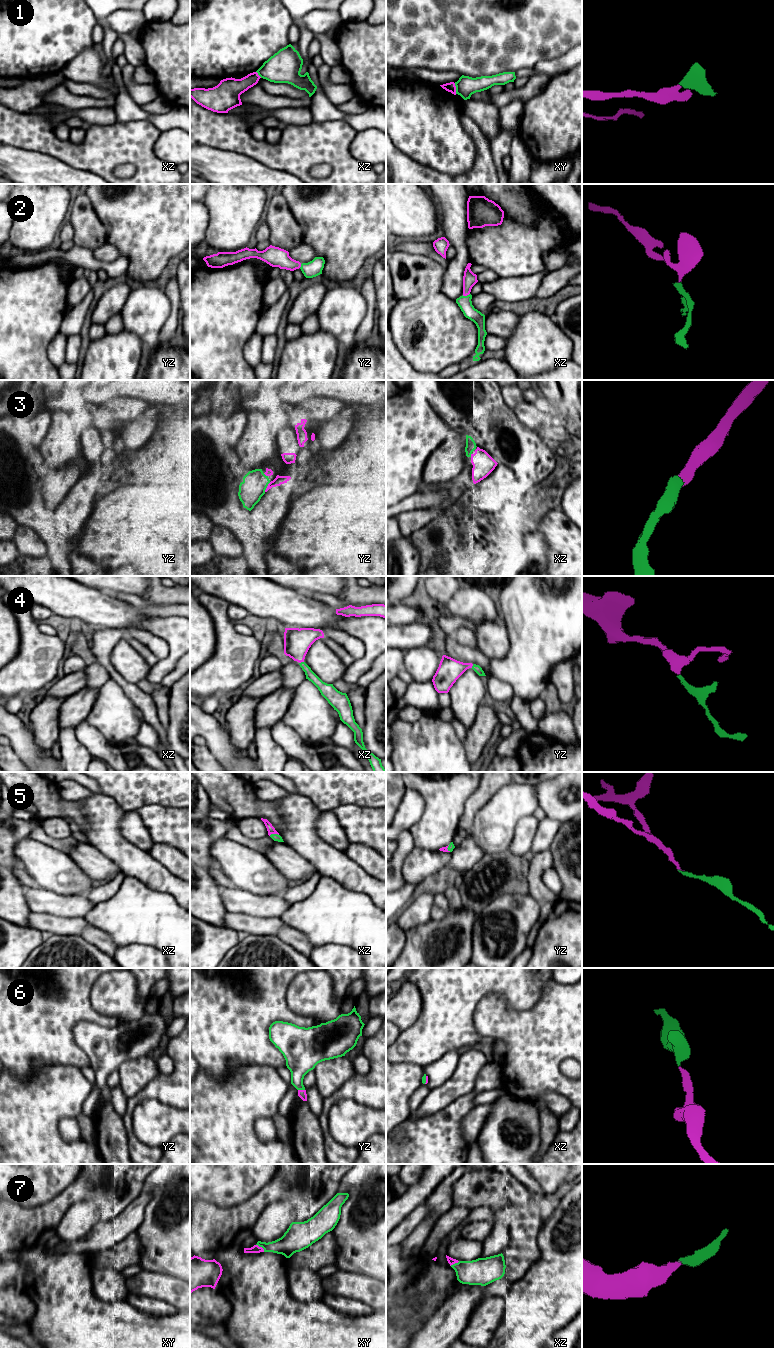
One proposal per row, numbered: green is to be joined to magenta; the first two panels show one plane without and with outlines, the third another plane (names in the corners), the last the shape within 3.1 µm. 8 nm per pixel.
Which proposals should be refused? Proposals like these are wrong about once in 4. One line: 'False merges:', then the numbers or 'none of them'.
False merges: 1

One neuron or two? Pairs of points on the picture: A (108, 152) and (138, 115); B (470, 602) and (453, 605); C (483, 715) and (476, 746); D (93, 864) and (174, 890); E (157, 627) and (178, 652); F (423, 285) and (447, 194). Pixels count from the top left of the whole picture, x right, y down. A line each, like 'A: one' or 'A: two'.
A: two
B: one
C: one
D: two
E: one
F: two

